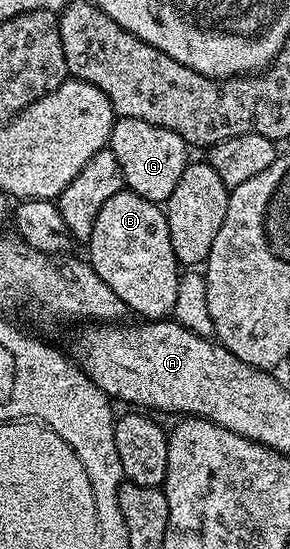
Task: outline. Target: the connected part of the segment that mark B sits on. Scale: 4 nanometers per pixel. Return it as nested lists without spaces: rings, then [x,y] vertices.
[[[126,189],[119,191],[105,205],[101,205],[101,213],[97,213],[97,221],[93,221],[93,233],[89,240],[91,255],[89,262],[91,268],[121,297],[121,301],[127,306],[128,312],[142,317],[144,320],[166,319],[175,310],[177,301],[177,285],[181,274],[181,264],[175,258],[173,245],[169,241],[169,225],[164,208],[160,204],[149,201],[137,193]]]

